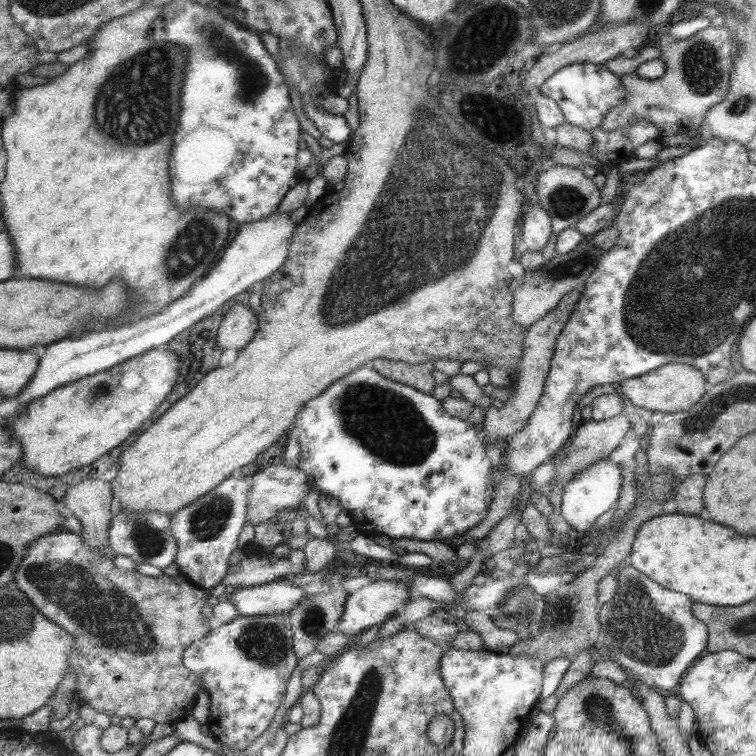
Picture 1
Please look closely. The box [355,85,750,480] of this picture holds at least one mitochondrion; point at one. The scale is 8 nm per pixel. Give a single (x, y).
(649, 320)

